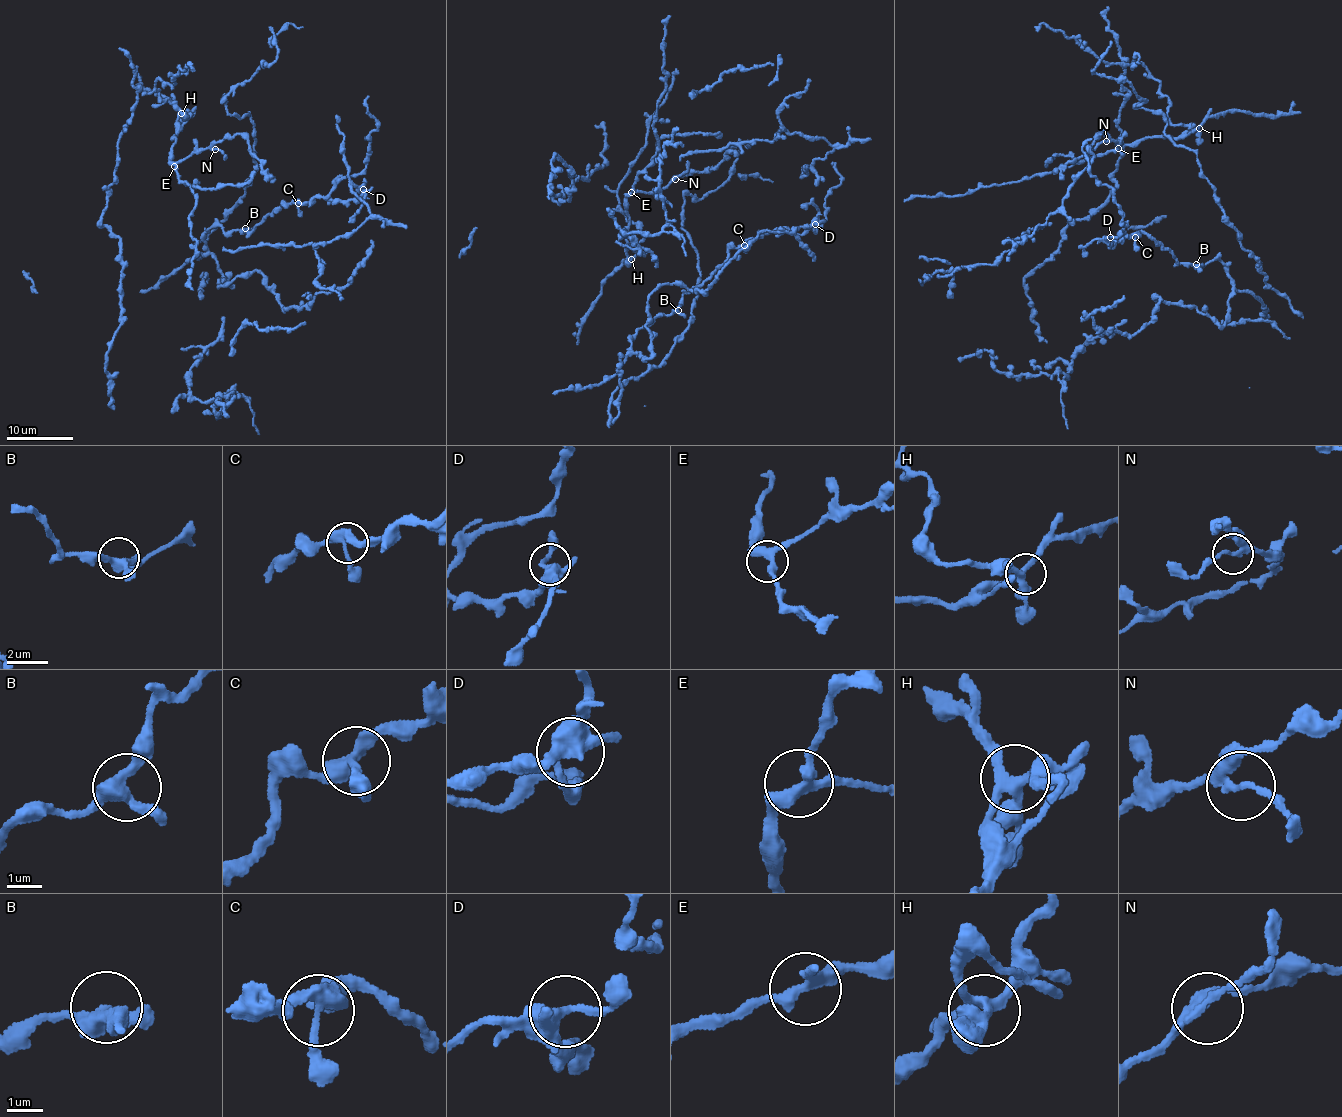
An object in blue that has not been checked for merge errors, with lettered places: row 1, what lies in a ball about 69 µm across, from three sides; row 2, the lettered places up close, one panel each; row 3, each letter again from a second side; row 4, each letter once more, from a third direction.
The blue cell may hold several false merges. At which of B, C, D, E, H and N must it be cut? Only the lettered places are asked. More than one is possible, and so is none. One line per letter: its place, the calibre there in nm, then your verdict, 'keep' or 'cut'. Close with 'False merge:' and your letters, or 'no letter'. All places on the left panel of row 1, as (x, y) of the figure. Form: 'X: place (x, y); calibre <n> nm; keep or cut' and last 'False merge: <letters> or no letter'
B: place (245, 228); calibre 360 nm; keep
C: place (298, 203); calibre 360 nm; keep
D: place (363, 189); calibre 400 nm; keep
E: place (174, 166); calibre 320 nm; keep
H: place (181, 113); calibre 300 nm; keep
N: place (215, 149); calibre 190 nm; keep
False merge: no letter

